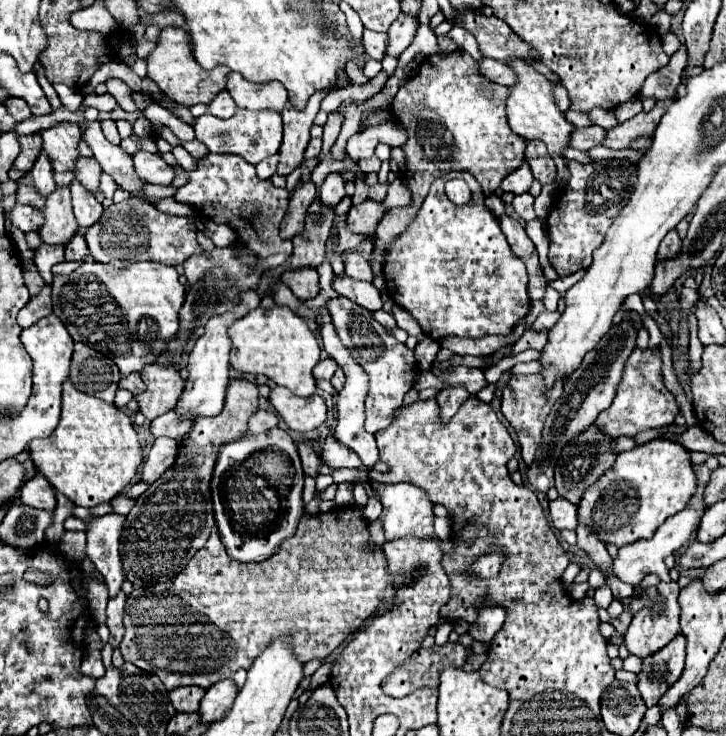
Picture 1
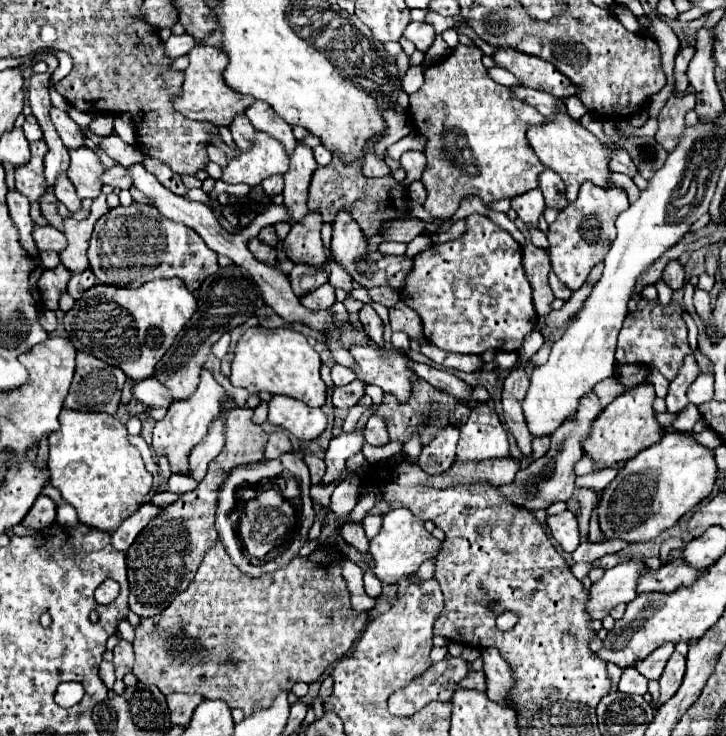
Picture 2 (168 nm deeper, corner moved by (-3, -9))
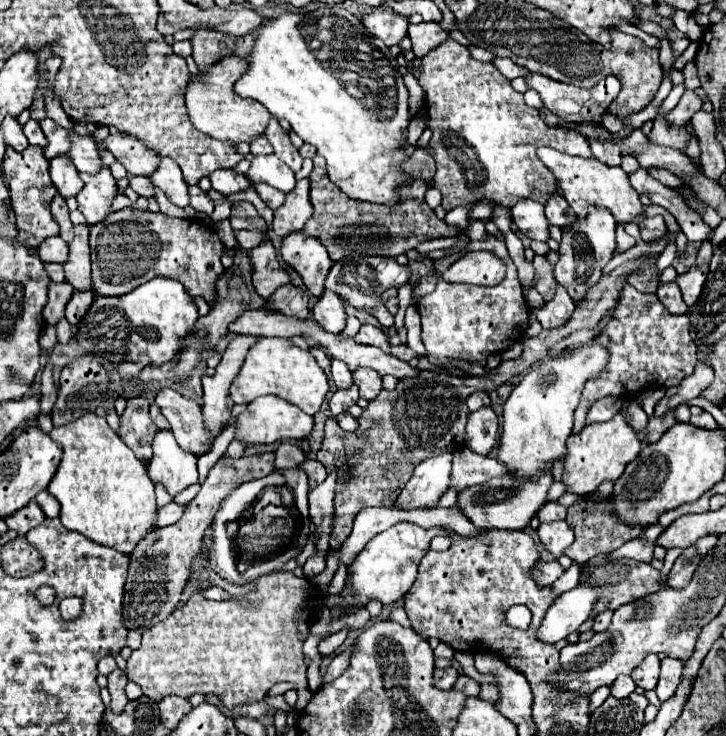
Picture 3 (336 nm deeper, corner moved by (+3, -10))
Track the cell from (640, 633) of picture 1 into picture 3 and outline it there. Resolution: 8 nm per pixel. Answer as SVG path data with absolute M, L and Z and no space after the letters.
M648 655L634 671L632 671L632 679L638 687L650 691L656 687L658 681L658 671L660 671L660 657L658 655Z

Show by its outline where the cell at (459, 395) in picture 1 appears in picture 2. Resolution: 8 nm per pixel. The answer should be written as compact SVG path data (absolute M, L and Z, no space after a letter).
M446 424L444 428L440 428L436 432L434 440L430 440L430 444L426 444L422 448L422 454L418 458L418 466L426 474L446 472L452 466L452 460L454 460L454 454L456 454L458 434L460 434L458 424Z

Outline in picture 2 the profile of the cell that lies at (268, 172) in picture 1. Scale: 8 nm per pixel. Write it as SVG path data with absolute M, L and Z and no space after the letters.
M274 174L274 176L266 178L266 180L262 182L262 188L264 188L264 192L266 192L270 198L272 198L272 196L276 196L276 194L280 194L280 192L282 192L282 188L284 188L282 176L280 176L280 174Z

